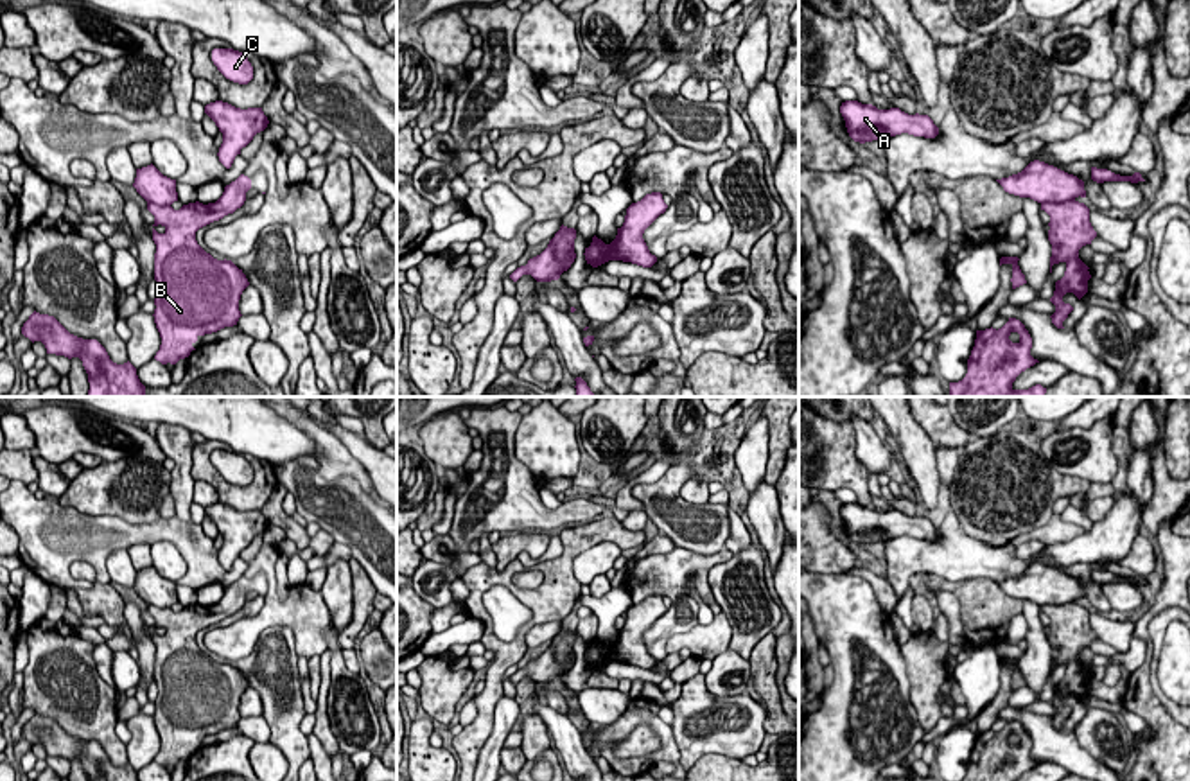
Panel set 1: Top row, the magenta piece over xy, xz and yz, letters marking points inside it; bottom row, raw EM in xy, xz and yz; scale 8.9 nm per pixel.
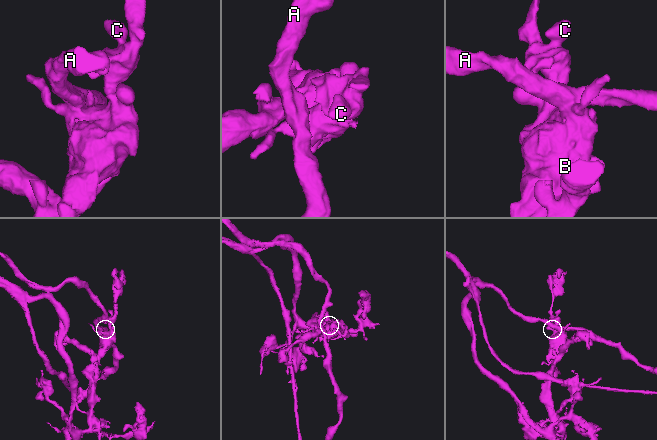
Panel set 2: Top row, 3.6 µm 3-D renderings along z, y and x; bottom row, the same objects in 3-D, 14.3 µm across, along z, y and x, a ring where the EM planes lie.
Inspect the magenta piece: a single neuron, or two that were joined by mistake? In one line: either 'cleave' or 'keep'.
cleave

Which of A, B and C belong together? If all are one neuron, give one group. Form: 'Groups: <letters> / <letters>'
Groups: A / B C

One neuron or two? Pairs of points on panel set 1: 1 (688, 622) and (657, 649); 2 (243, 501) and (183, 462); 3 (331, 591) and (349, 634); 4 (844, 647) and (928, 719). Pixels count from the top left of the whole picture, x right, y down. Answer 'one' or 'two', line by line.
1: one
2: two
3: two
4: two

